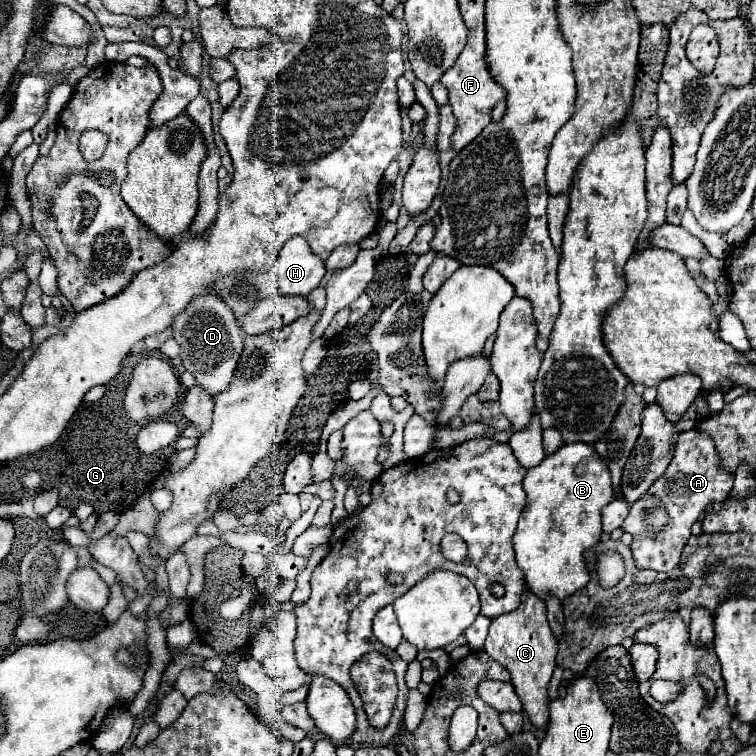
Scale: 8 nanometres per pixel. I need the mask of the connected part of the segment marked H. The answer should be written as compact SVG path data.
M294 237L284 245L278 261L268 271L268 277L265 280L263 277L262 283L258 282L258 277L254 277L254 283L260 293L306 297L320 285L324 273L324 263L314 253L310 253L306 241L302 237Z

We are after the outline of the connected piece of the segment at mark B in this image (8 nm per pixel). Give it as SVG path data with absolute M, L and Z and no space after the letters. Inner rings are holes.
M564 443L558 453L552 453L544 457L544 461L536 467L532 467L524 477L524 491L526 491L526 507L522 511L522 517L518 521L518 529L512 537L516 563L520 571L524 573L524 581L530 587L530 591L536 593L542 601L554 593L554 597L560 599L560 603L570 597L570 593L576 593L590 581L590 571L586 567L584 551L592 549L602 535L602 509L614 501L614 489L610 481L610 471L606 469L606 463L598 457L592 445L582 443Z

